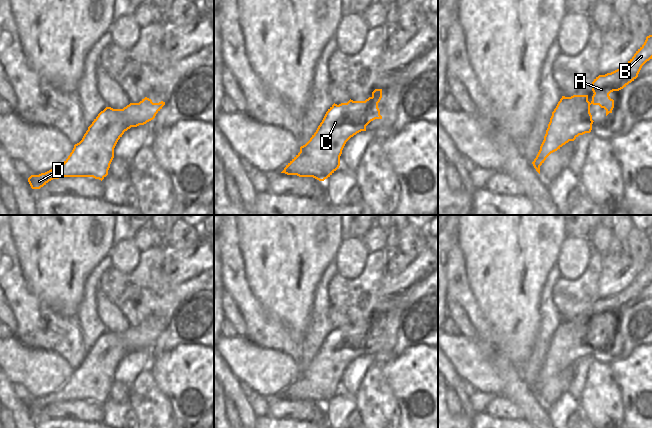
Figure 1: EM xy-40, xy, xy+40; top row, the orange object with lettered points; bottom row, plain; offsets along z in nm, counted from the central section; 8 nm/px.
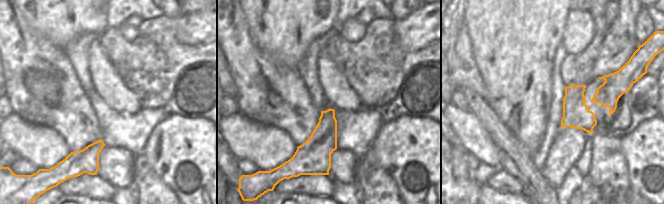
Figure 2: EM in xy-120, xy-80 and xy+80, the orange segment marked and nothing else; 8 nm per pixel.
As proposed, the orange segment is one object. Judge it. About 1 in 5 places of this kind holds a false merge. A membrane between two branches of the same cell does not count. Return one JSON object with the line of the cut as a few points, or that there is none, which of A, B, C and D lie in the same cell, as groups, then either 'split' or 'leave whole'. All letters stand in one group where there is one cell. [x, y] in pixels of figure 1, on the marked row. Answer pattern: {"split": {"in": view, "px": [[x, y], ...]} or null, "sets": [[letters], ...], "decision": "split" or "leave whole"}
{"split": null, "sets": [["A", "B", "C", "D"]], "decision": "leave whole"}

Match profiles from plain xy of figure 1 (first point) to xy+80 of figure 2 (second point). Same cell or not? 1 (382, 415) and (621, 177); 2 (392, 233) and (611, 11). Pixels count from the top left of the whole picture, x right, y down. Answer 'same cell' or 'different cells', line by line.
1: same cell
2: different cells

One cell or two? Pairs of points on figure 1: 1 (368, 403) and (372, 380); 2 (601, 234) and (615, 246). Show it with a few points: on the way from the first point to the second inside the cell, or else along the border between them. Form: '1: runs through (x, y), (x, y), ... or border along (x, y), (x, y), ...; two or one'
1: runs through (372, 397), (372, 386); one
2: border along (612, 229), (612, 239), (604, 253); two

